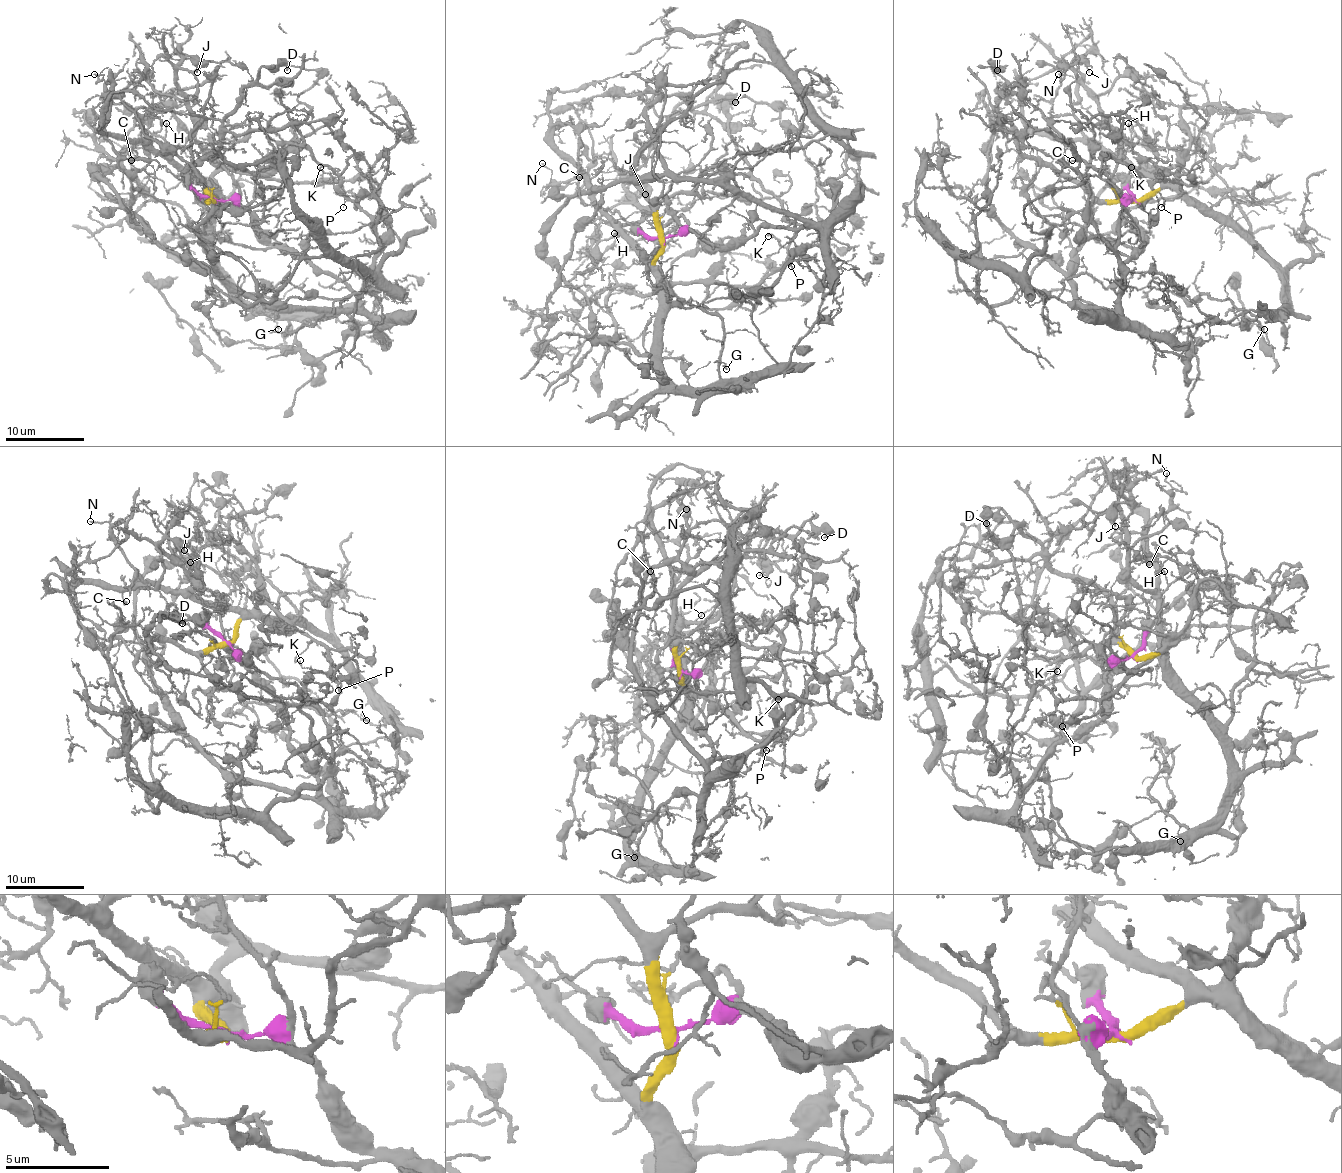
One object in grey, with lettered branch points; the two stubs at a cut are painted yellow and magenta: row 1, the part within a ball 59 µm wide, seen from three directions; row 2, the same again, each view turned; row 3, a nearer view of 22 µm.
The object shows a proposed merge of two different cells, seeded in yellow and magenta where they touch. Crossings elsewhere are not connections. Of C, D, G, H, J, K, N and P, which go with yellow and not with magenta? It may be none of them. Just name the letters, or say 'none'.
C, D, G, H, J, K, N, P

